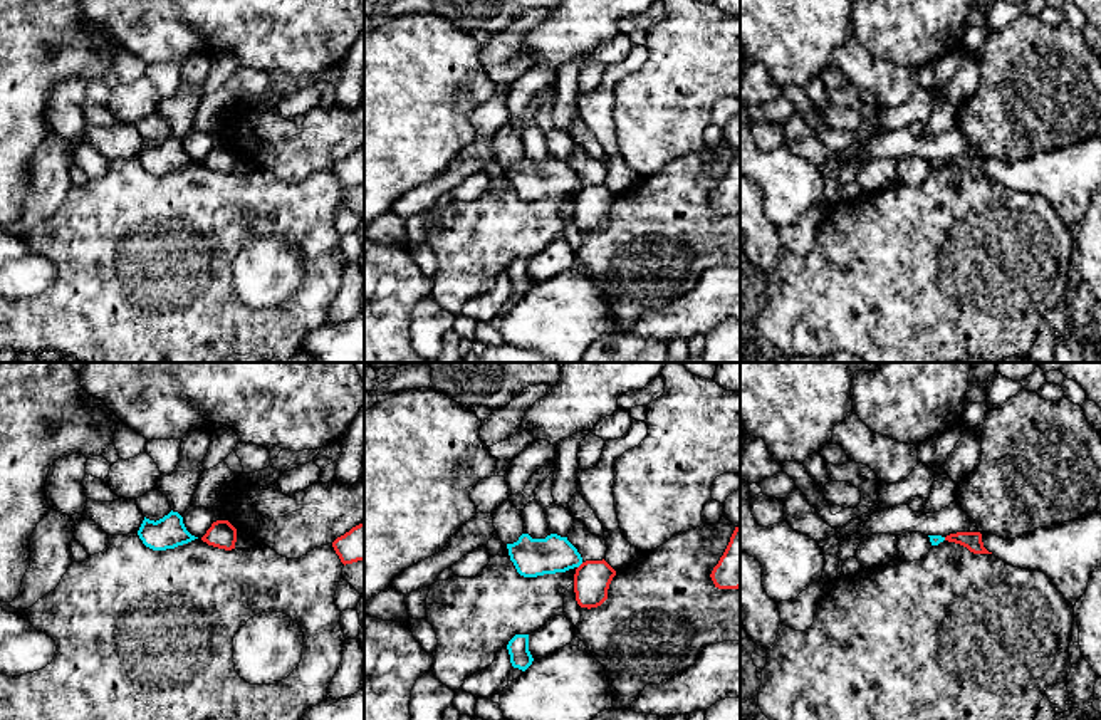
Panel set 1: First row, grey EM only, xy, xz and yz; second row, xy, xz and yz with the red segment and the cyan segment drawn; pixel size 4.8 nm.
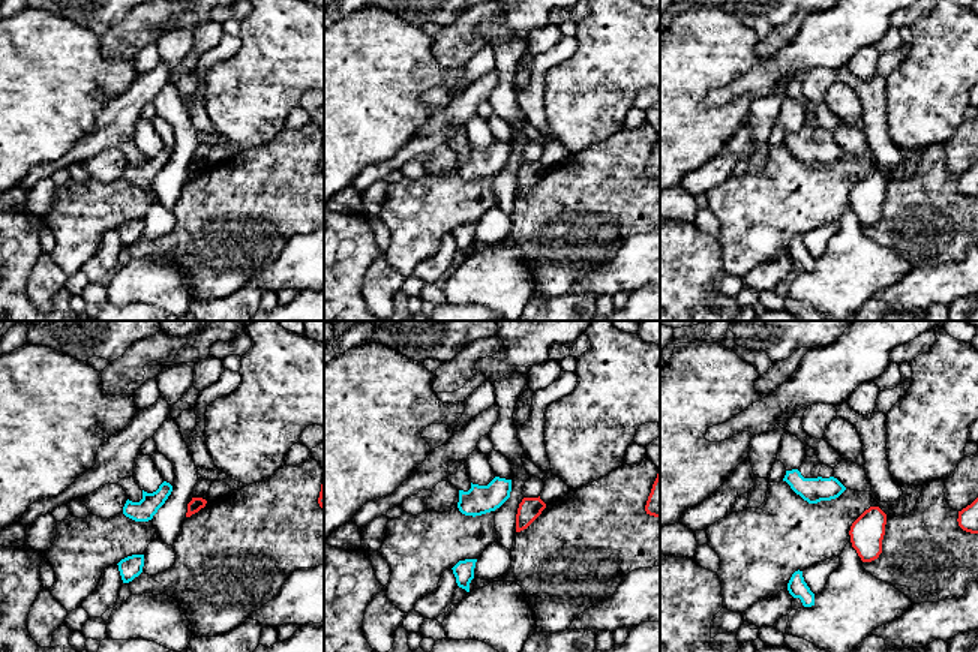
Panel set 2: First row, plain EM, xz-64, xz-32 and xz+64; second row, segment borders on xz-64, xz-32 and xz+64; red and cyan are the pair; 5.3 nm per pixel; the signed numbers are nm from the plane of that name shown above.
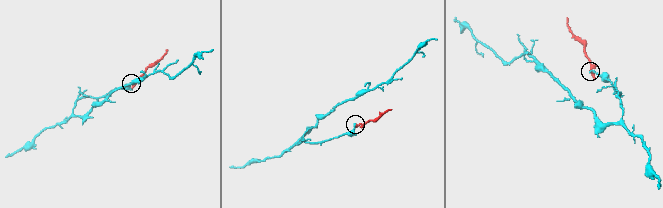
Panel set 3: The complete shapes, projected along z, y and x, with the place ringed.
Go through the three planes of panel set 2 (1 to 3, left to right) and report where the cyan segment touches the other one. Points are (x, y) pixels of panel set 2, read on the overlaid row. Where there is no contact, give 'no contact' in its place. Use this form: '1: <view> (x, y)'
1: no contact
2: no contact
3: no contact

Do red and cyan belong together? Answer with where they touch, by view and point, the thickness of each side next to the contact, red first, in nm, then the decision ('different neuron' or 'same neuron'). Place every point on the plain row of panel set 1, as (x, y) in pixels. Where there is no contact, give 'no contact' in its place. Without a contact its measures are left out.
xz (579, 190) | 180/180 nm | different neuron

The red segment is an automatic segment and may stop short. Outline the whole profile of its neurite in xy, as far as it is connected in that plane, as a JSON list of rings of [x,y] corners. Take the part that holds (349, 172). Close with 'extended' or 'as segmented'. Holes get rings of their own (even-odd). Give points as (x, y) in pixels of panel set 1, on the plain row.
[[[364,146],[337,161],[332,171],[344,190],[364,185]]] | as segmented

